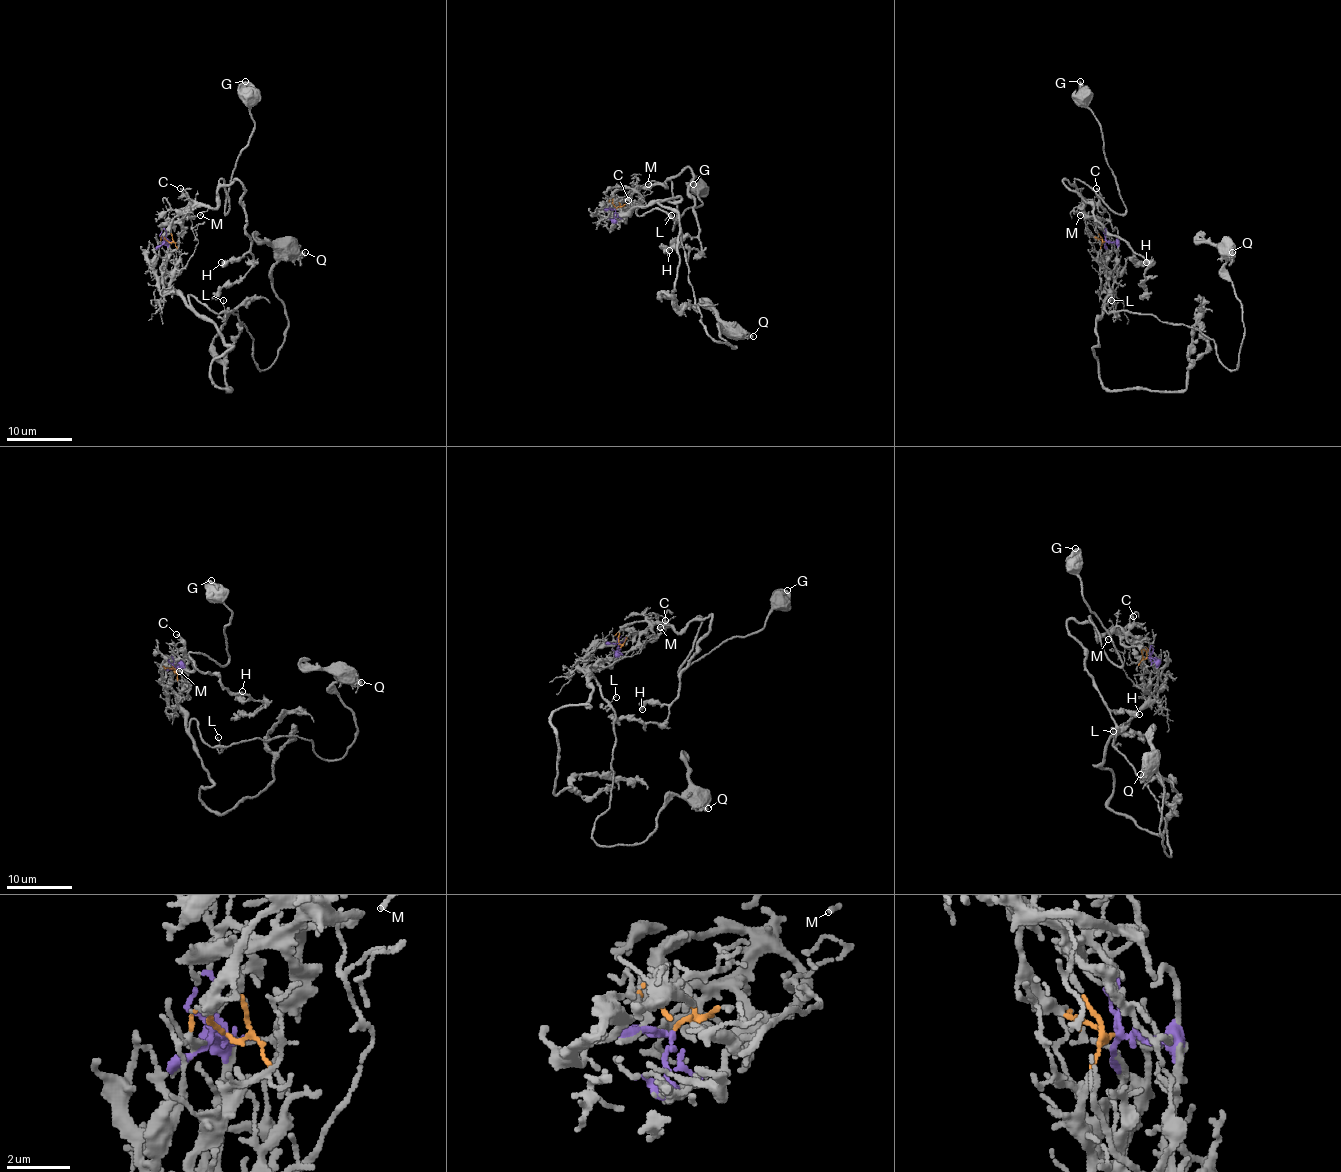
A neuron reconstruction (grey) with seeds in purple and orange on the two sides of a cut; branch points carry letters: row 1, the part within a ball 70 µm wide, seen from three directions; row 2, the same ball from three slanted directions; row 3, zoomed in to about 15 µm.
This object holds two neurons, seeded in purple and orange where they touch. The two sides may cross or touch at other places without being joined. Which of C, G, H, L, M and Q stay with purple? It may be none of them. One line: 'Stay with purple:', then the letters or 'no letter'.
Stay with purple: L, Q

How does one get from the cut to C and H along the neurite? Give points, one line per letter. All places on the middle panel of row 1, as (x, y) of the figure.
C: (616, 209), (619, 206), (618, 199), (624, 199), (636, 188), (641, 188), (636, 203), (632, 204), (628, 199)
H: (616, 209), (618, 199), (634, 190), (665, 186), (688, 167), (699, 234), (680, 237), (670, 250)

